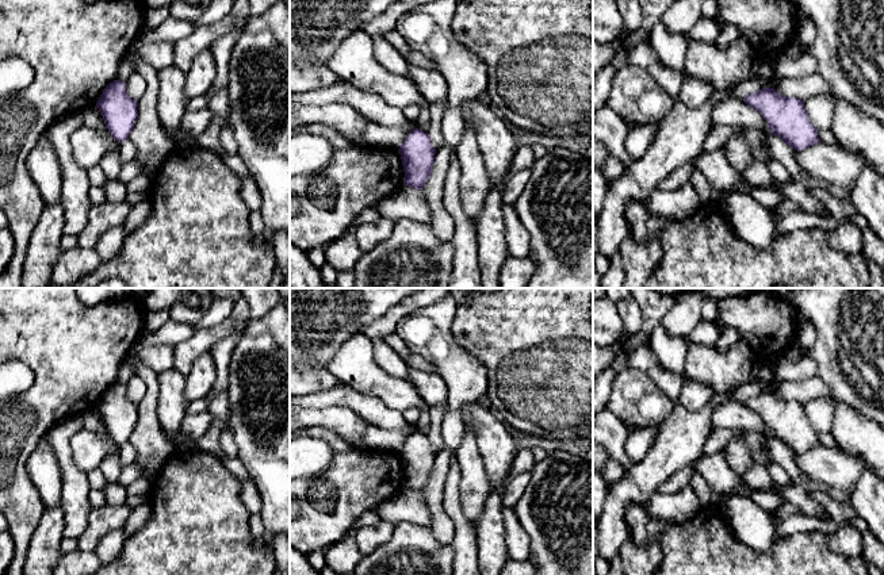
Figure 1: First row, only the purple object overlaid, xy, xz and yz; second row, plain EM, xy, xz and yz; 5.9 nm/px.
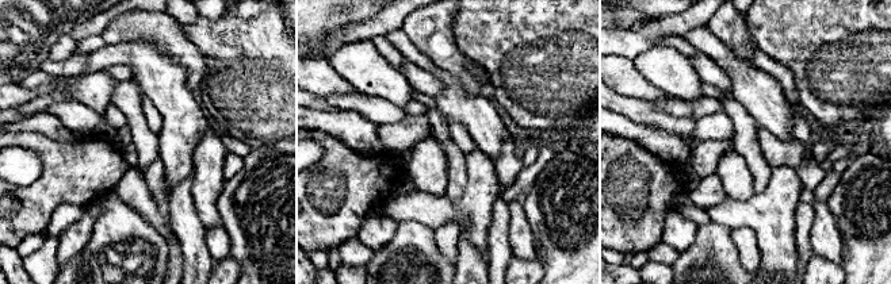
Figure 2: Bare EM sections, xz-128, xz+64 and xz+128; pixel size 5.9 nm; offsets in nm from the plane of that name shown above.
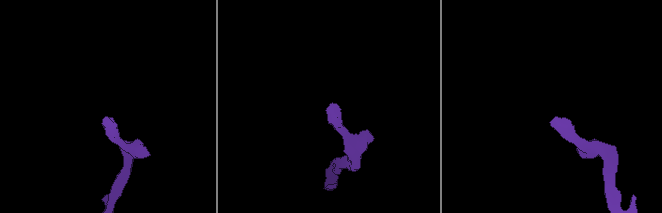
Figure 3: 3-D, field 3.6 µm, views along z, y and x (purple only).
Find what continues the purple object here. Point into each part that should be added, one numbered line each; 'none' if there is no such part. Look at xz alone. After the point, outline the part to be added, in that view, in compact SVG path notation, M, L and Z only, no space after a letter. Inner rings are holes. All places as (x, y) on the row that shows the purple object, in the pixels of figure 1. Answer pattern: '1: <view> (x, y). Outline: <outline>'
none

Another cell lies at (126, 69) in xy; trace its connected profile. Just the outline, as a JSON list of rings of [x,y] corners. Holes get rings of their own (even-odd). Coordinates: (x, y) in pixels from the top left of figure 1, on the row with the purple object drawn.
[[[127,54],[120,65],[119,65],[119,70],[118,70],[118,76],[116,76],[116,80],[120,80],[120,81],[127,81],[127,78],[134,73],[134,66],[133,66],[133,62],[131,62],[131,58],[130,55]]]

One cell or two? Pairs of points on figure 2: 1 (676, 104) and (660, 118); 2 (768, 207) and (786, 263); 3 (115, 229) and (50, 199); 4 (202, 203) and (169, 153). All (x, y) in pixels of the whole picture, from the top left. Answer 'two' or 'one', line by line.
1: two
2: one
3: two
4: two

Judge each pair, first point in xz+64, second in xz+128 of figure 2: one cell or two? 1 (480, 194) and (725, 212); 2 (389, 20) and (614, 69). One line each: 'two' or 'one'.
1: one
2: two

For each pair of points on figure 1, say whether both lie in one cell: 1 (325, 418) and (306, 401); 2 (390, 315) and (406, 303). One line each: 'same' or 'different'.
1: different
2: same

